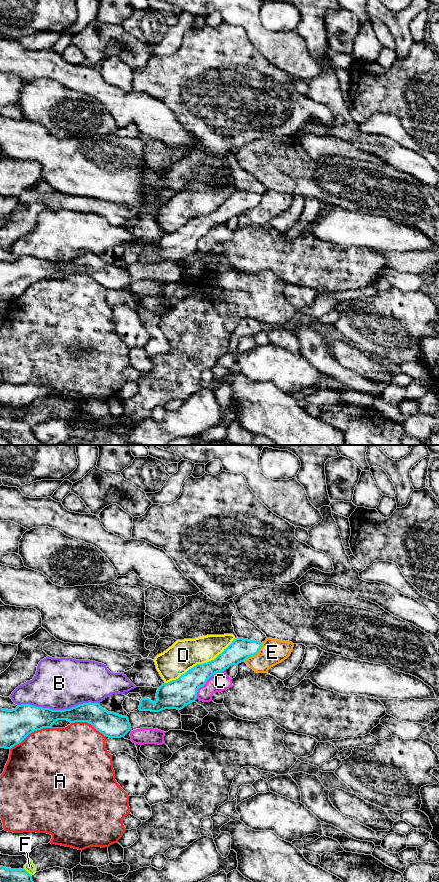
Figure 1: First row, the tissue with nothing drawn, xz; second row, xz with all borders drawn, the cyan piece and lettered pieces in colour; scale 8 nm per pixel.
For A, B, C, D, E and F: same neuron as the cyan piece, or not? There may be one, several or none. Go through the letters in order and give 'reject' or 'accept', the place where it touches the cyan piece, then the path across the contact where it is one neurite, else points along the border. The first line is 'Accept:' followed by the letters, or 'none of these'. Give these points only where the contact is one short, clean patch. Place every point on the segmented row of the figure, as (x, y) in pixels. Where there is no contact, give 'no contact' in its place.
Accept: none of these
A: reject; meets cyan in xz at (30, 733)
B: reject; meets cyan in xz at (58, 710)
C: reject; meets cyan in xz at (207, 679)
D: reject; meets cyan in xz at (200, 664)
E: reject; meets cyan in xz at (254, 654)
F: reject; meets cyan in xz at (27, 872); border along xz (24, 868), (31, 876)

